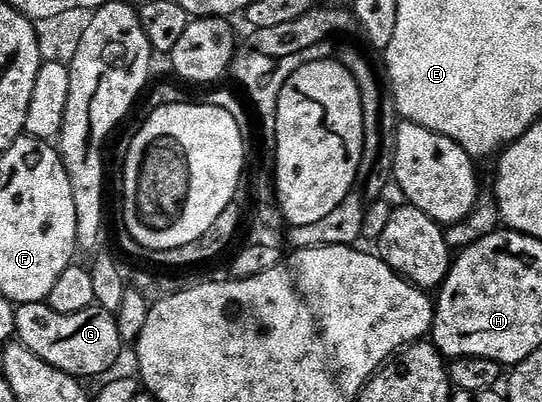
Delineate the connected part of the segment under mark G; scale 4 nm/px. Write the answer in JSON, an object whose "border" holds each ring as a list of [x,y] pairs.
{"border":[[[42,301],[16,305],[16,337],[19,344],[38,355],[38,359],[77,379],[100,377],[110,372],[122,351],[116,314],[98,304],[73,313],[59,313]]]}

